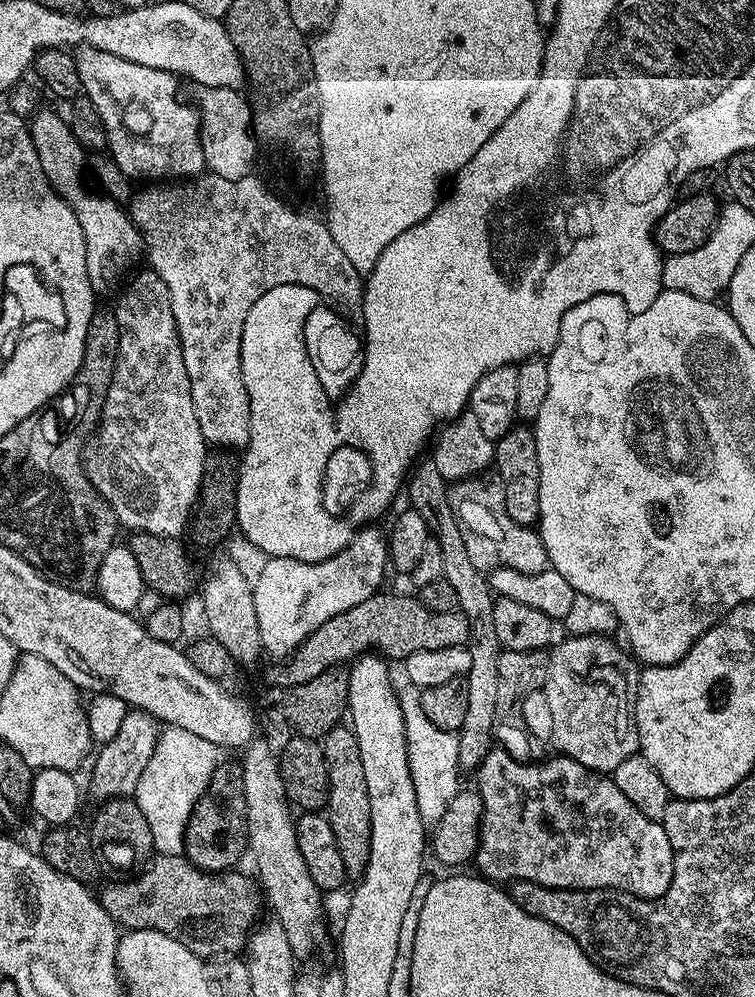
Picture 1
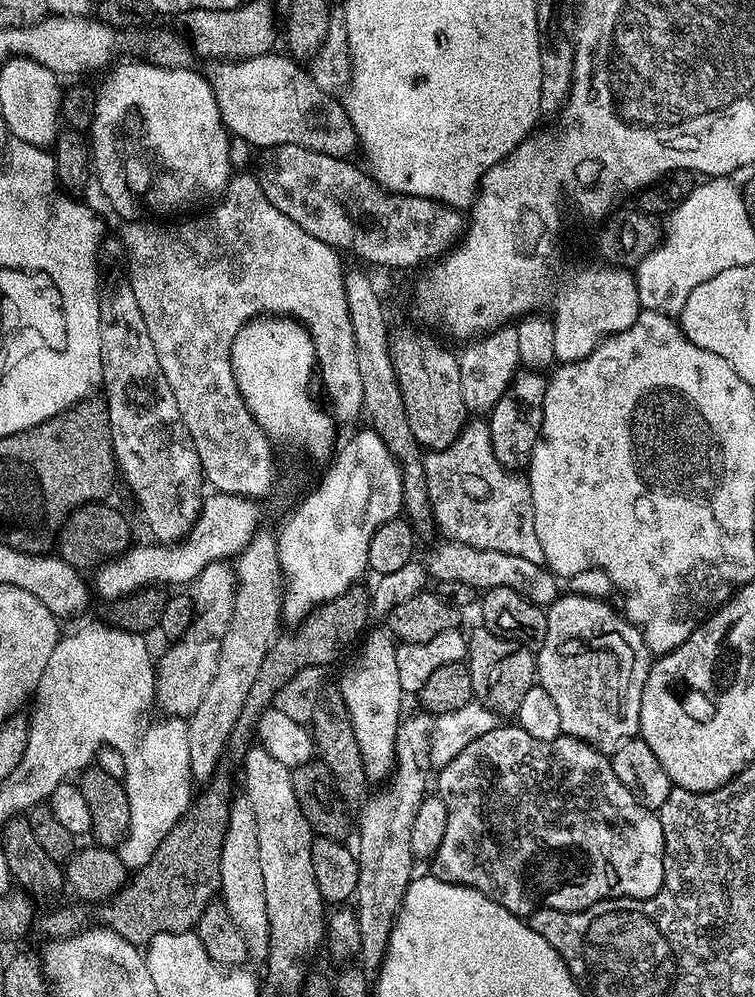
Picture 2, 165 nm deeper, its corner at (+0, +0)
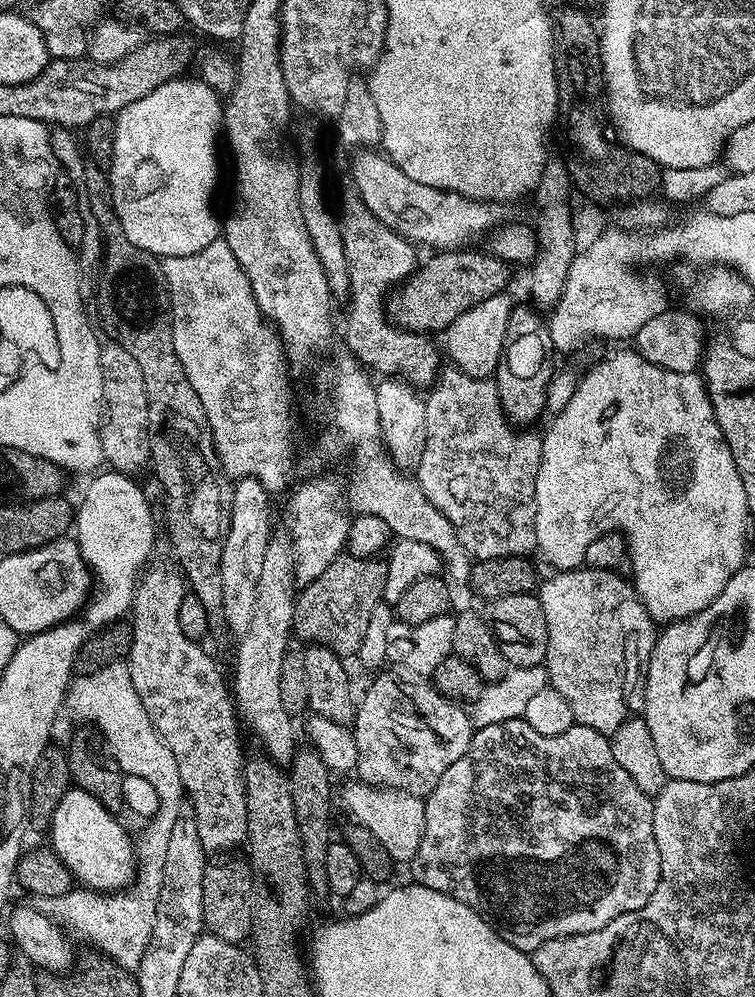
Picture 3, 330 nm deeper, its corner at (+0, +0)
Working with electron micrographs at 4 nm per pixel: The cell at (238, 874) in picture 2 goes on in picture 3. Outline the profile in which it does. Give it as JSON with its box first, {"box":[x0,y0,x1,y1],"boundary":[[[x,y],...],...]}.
{"box":[126,564,248,854],"boundary":[[[160,564],[153,572],[145,571],[135,585],[130,609],[134,642],[126,663],[130,675],[135,677],[138,698],[142,698],[142,706],[146,706],[146,714],[150,714],[154,730],[166,742],[170,754],[174,754],[174,762],[178,762],[178,774],[182,778],[190,807],[196,814],[198,838],[202,838],[202,846],[209,854],[228,854],[248,839],[244,789],[246,755],[240,749],[242,728],[238,723],[234,696],[226,683],[226,676],[224,680],[219,666],[200,649],[203,647],[197,641],[182,634],[182,625],[178,623],[178,606],[182,606],[182,598],[186,595],[186,581],[169,564]]]}

